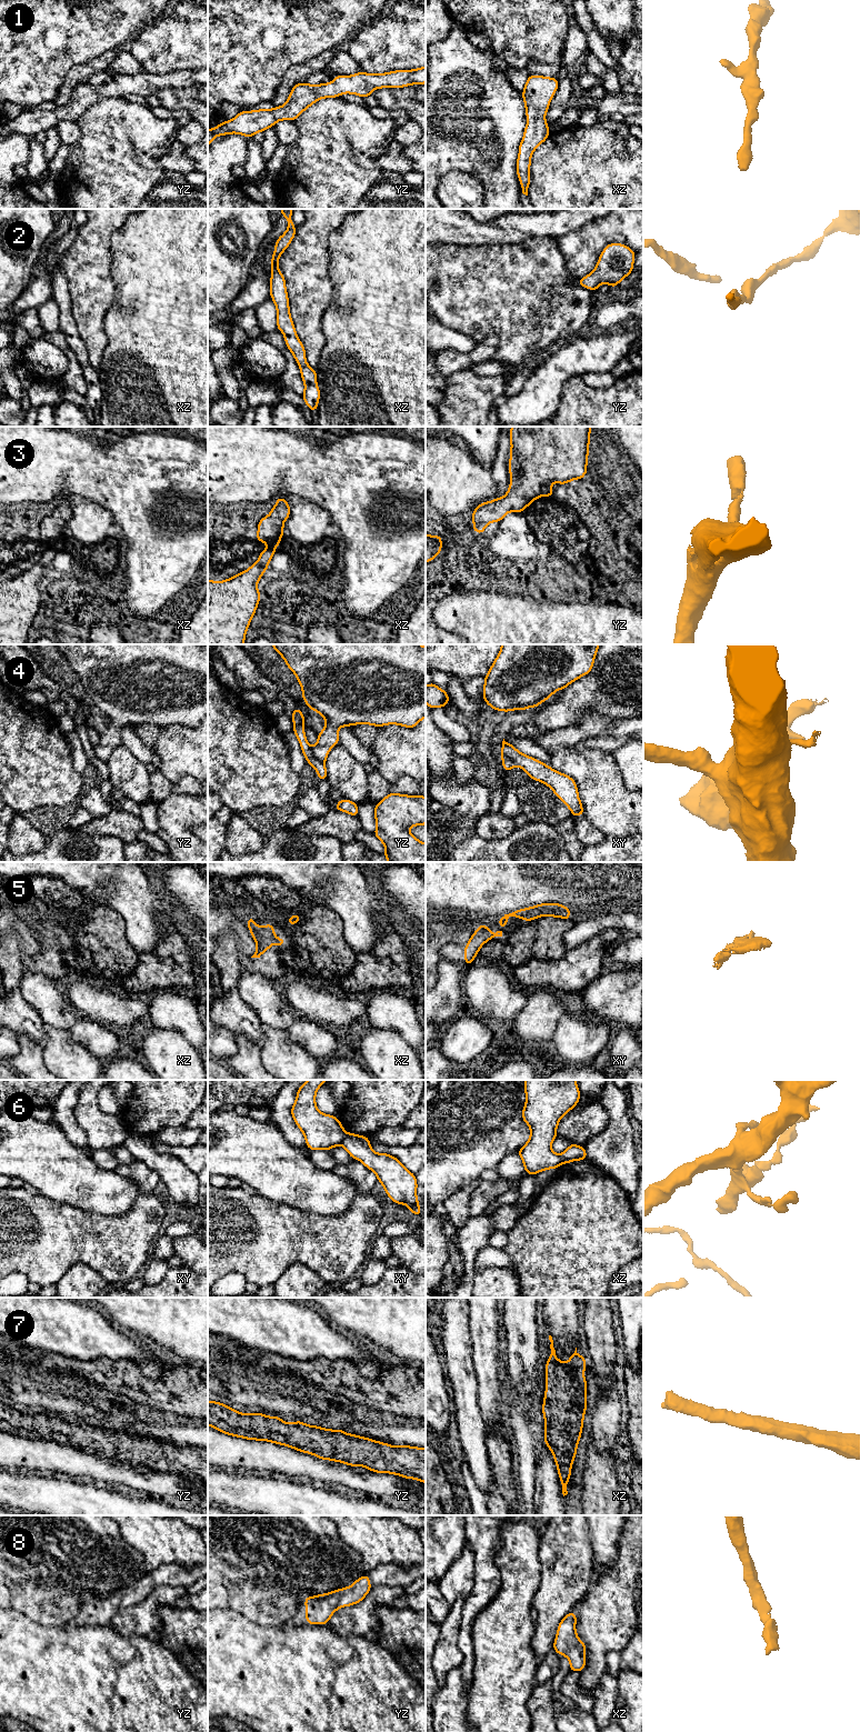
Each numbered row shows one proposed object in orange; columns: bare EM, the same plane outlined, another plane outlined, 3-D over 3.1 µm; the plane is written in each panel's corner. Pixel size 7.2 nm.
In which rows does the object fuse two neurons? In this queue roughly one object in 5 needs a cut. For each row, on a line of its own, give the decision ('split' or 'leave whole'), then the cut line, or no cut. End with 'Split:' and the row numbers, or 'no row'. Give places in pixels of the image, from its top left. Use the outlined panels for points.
1: leave whole; no cut
2: leave whole; no cut
3: leave whole; no cut
4: split; cut in yz along (311, 748), (312, 754), (323, 763)
5: leave whole; no cut
6: split; cut in xy along (346, 1133), (340, 1143)
7: leave whole; no cut
8: leave whole; no cut
Split: 4, 6

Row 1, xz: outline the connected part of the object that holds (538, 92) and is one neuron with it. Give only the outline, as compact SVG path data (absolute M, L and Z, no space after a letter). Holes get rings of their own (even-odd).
M529 76L521 93L524 100L528 122L519 146L517 173L521 182L522 193L526 196L528 196L530 184L531 156L537 147L549 137L549 128L544 117L558 84L557 78Z

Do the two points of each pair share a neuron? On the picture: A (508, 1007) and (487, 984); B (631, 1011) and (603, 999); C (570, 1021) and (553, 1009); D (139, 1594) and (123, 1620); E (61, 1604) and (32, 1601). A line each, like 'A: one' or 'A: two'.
A: one
B: one
C: two
D: two
E: one

